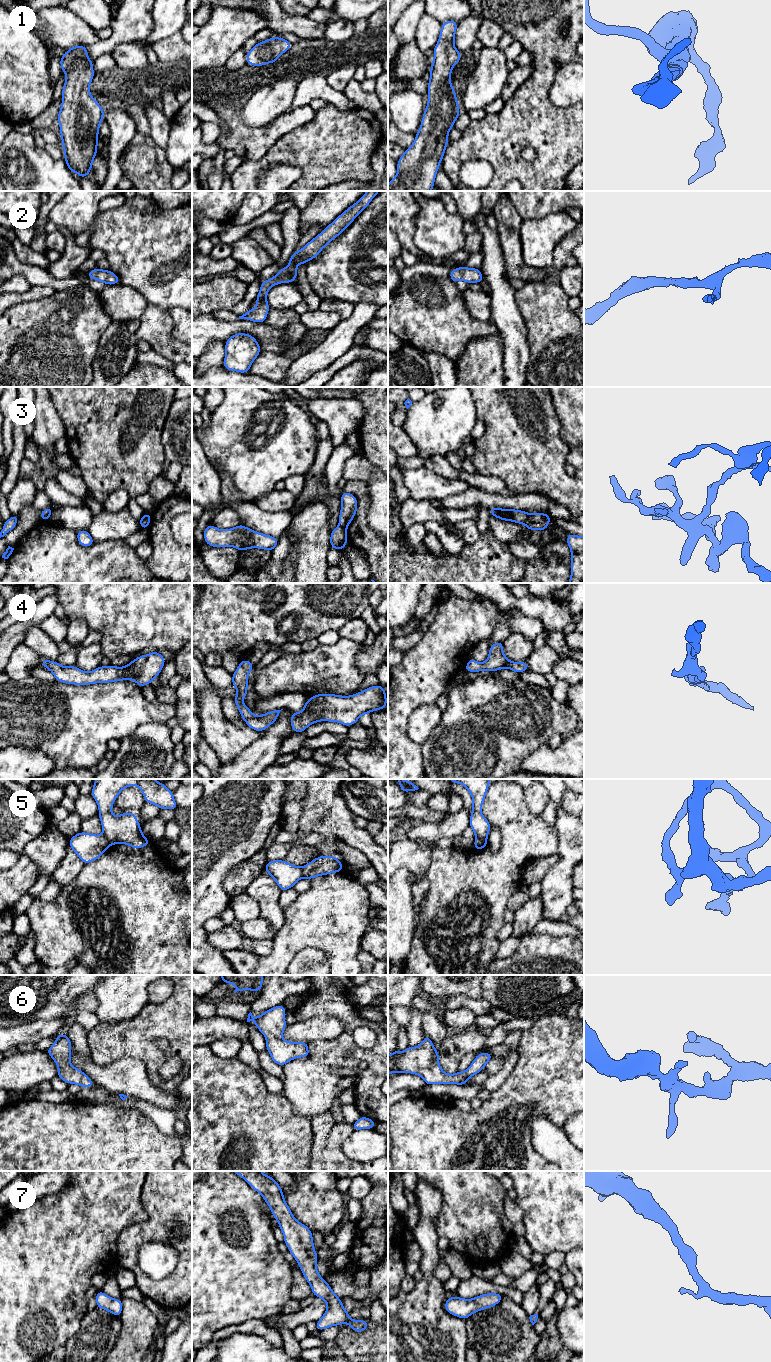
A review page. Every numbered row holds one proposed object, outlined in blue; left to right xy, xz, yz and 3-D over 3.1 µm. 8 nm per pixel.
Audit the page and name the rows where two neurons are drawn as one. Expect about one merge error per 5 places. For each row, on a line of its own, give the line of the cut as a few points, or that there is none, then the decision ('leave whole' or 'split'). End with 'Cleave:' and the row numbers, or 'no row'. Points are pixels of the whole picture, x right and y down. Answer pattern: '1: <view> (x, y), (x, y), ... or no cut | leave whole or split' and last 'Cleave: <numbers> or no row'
1: no cut | leave whole
2: no cut | leave whole
3: yz (528, 514), (525, 523) | split
4: no cut | leave whole
5: xz (301, 867), (302, 877) | split
6: no cut | leave whole
7: no cut | leave whole
Cleave: 3, 5

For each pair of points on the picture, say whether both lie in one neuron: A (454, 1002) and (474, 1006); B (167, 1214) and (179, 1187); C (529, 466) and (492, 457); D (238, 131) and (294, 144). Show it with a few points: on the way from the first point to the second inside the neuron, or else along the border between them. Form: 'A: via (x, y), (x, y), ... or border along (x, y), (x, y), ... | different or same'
A: via (459, 1002), (469, 1003) | same
B: via (174, 1207), (179, 1202), (179, 1194) | same
C: via (520, 458), (501, 457) | same
D: border along (297, 127), (284, 133), (261, 157) | different

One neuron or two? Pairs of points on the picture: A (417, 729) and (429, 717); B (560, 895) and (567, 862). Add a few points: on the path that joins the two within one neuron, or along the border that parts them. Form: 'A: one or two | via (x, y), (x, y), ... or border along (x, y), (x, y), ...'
A: one | via (420, 726), (426, 720)
B: one | via (560, 887), (560, 875), (563, 870)

